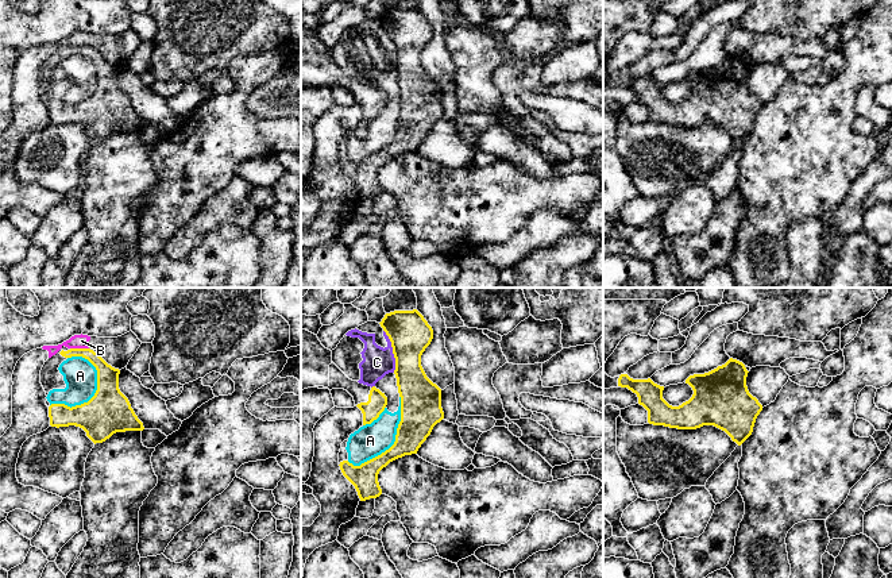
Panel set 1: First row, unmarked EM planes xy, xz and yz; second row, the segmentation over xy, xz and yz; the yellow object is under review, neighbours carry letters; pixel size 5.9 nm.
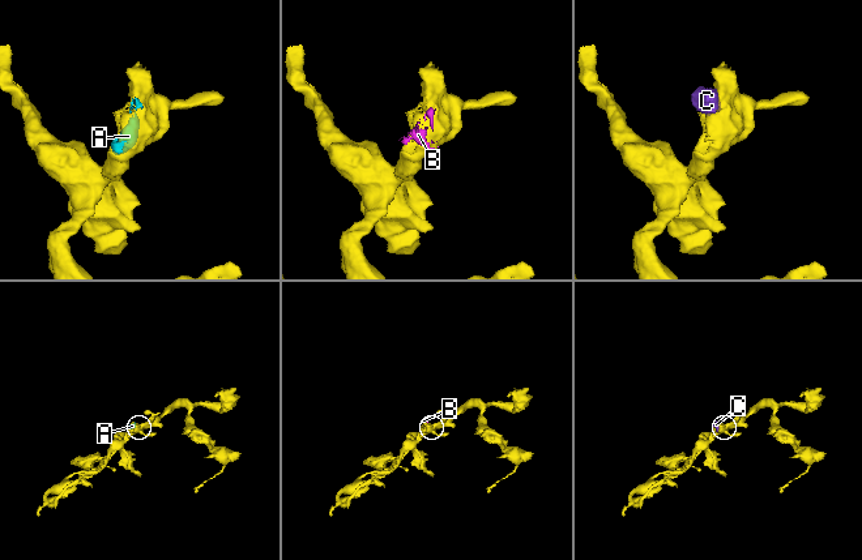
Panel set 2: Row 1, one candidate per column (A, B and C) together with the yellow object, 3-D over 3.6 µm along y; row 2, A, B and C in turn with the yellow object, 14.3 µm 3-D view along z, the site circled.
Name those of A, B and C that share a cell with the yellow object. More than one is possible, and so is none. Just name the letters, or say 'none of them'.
none of them

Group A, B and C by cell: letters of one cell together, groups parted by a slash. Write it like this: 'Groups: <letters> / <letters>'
Groups: A C / B

